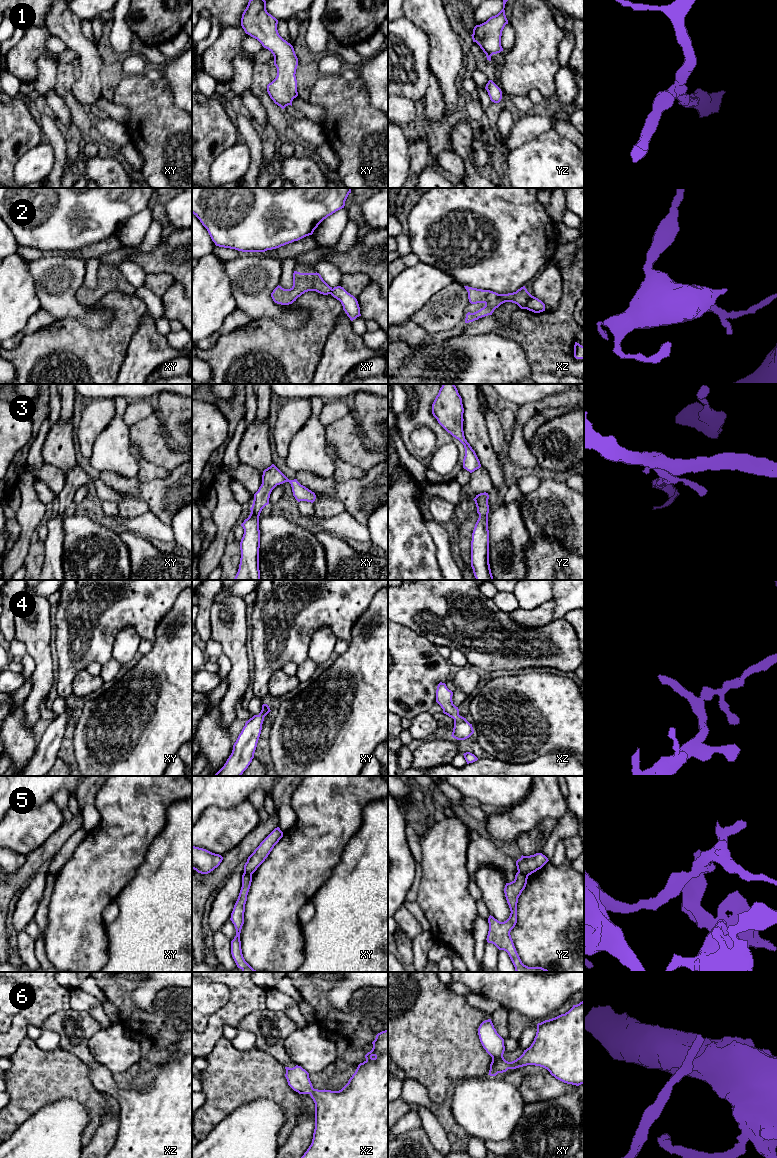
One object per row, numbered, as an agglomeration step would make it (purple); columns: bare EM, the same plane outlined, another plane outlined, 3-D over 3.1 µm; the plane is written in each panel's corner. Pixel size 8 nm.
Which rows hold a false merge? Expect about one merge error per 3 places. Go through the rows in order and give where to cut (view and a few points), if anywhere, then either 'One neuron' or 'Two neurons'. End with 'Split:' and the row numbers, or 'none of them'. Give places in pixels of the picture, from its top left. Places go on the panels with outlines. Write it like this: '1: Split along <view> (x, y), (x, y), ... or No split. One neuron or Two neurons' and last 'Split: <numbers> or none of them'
1: No split. One neuron
2: Split along xz (531, 295), (524, 308). Two neurons
3: No split. One neuron
4: No split. One neuron
5: Split along yz (518, 871), (527, 876). Two neurons
6: No split. One neuron
Split: 2, 5

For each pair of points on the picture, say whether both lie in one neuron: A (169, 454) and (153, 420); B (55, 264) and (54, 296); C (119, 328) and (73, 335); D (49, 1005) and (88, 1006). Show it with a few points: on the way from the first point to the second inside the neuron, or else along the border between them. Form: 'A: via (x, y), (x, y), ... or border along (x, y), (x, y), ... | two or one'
A: via (161, 446), (153, 438), (153, 428) | one
B: via (55, 272), (55, 288) | one
C: via (108, 337), (84, 337) | one
D: border along (72, 990), (69, 1007) | two

